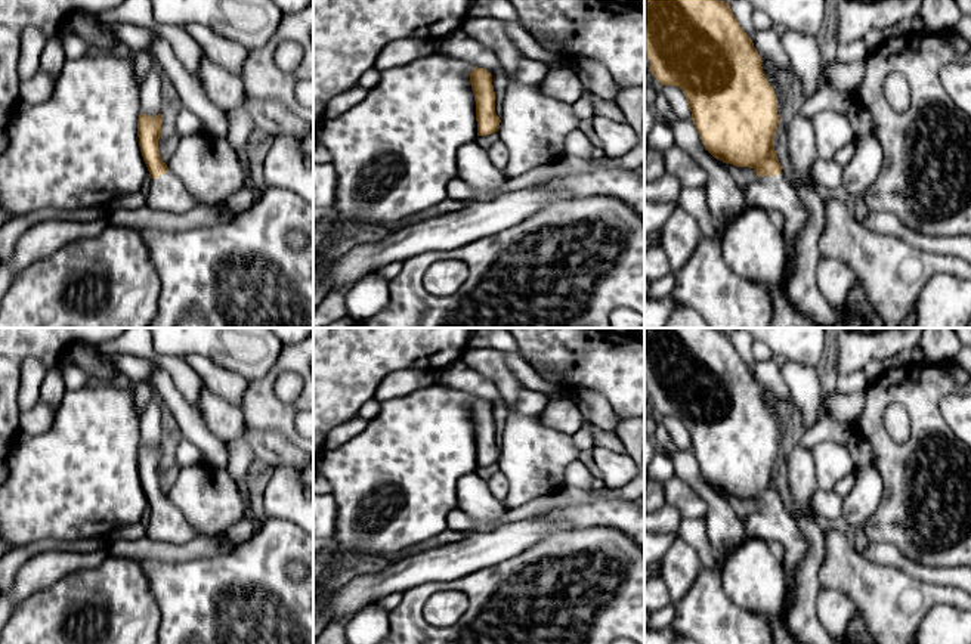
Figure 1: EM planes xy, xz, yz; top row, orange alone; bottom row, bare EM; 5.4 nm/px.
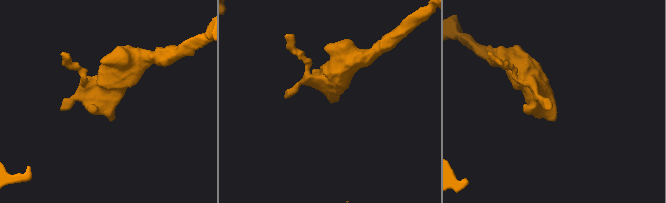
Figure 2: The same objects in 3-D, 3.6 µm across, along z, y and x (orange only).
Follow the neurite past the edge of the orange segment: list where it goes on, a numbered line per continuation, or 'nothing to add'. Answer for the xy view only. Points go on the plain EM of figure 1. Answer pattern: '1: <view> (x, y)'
1: xy (167, 523)

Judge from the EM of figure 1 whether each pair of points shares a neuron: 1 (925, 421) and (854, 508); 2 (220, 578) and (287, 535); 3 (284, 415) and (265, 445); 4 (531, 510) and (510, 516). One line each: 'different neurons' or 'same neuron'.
1: different neurons
2: same neuron
3: different neurons
4: same neuron

